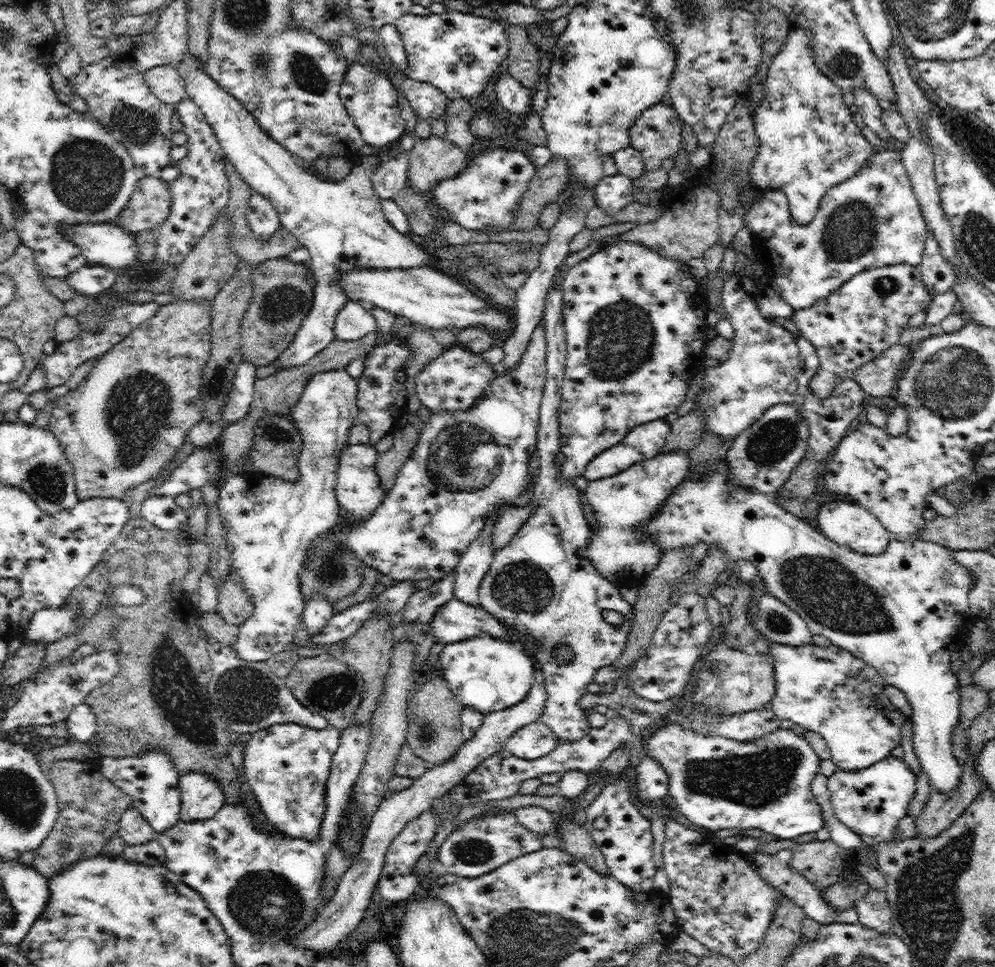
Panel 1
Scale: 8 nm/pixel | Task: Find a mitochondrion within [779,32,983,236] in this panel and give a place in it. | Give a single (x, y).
(845, 64)

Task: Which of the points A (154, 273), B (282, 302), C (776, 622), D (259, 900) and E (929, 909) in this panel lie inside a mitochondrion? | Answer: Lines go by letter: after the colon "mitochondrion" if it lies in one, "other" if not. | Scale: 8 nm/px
A: mitochondrion
B: mitochondrion
C: mitochondrion
D: mitochondrion
E: mitochondrion

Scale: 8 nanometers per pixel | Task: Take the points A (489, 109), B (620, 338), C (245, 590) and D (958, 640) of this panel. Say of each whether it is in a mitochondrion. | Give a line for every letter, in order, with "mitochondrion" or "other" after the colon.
A: other
B: mitochondrion
C: other
D: other

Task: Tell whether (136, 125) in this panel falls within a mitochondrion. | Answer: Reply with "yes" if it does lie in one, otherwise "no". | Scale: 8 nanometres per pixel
yes

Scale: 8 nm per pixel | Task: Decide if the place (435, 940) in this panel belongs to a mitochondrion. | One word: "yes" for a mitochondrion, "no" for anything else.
no

